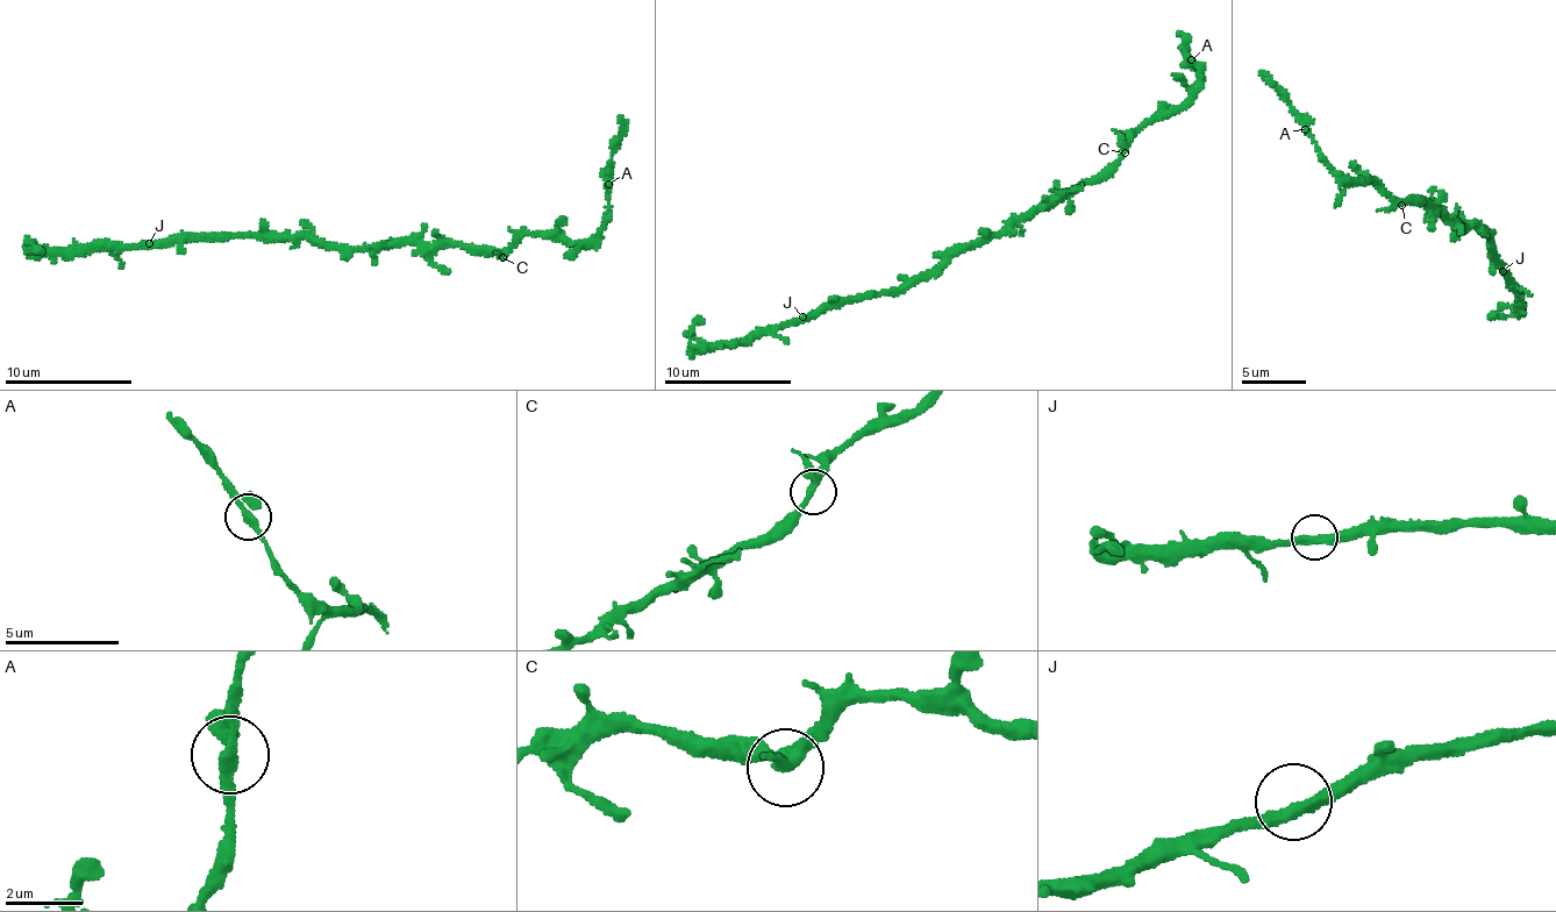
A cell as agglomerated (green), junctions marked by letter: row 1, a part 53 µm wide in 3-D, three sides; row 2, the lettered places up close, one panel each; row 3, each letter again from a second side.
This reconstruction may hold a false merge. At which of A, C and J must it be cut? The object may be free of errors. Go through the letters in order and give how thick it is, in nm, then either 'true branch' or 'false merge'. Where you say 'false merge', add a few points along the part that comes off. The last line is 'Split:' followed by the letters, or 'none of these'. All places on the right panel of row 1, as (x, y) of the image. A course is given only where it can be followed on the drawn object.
A: 220 nm | true branch
C: 280 nm | true branch
J: 320 nm | true branch
Split: none of these

